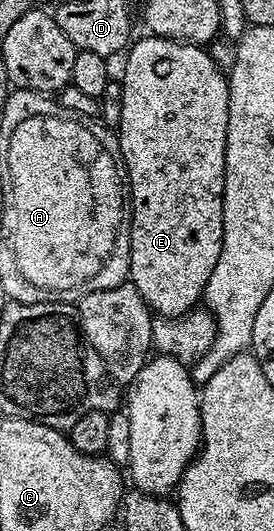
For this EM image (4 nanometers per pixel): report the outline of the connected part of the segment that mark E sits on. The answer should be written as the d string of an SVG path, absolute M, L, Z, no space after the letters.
M147 34L146 39L135 38L125 52L126 64L122 67L122 108L116 134L121 151L121 162L124 164L124 175L128 180L128 203L134 206L134 212L128 215L128 234L131 237L131 261L129 282L142 294L144 301L155 316L176 319L195 310L203 302L208 277L220 261L220 249L224 237L224 217L222 216L222 198L226 180L226 142L228 141L228 101L230 85L227 76L212 61L209 50L197 43L179 43L176 39L161 39L159 35Z

